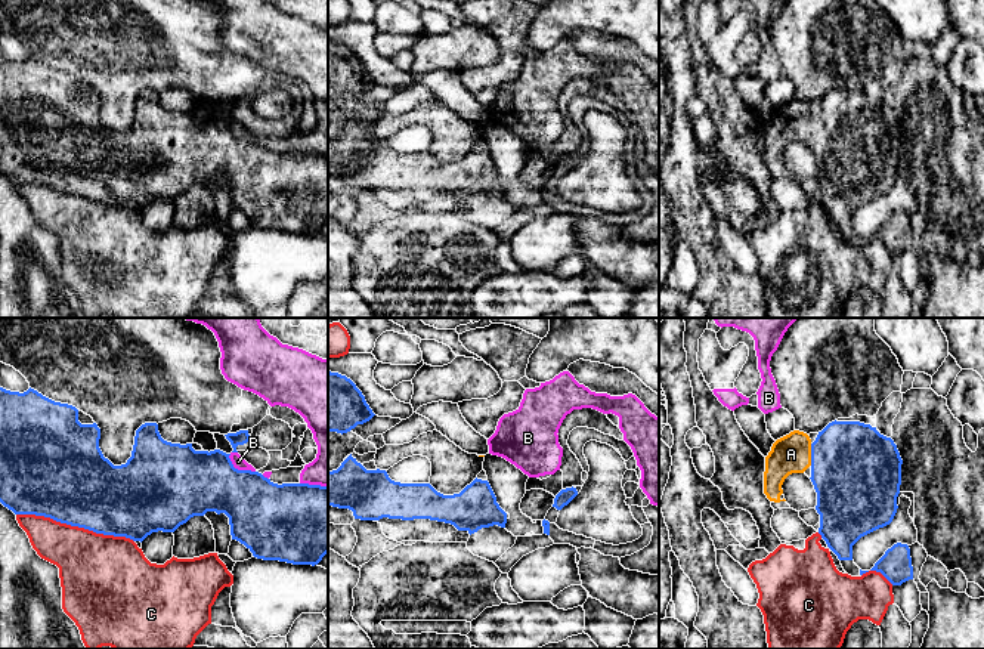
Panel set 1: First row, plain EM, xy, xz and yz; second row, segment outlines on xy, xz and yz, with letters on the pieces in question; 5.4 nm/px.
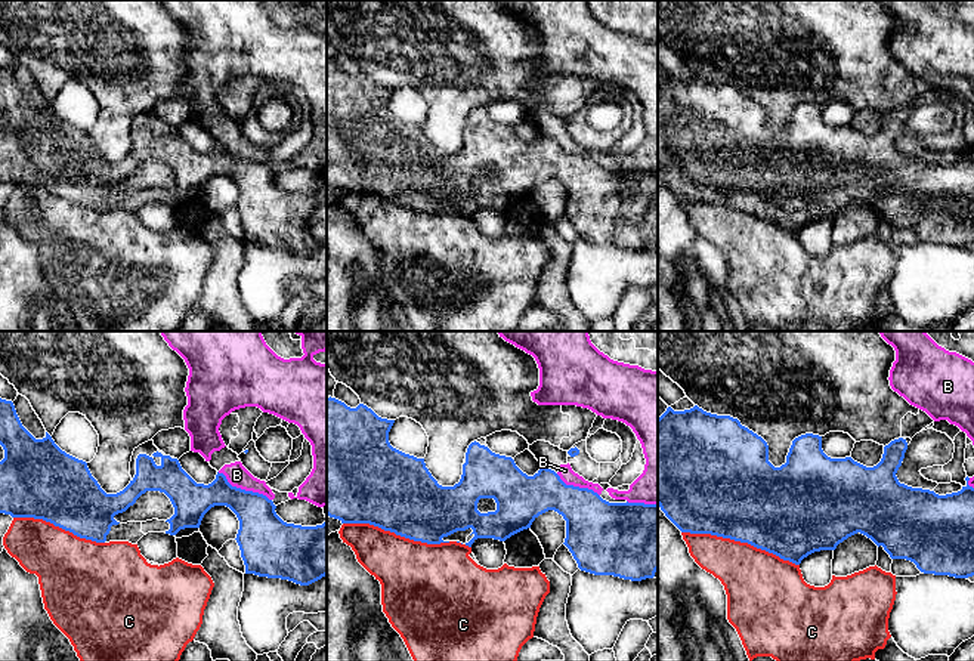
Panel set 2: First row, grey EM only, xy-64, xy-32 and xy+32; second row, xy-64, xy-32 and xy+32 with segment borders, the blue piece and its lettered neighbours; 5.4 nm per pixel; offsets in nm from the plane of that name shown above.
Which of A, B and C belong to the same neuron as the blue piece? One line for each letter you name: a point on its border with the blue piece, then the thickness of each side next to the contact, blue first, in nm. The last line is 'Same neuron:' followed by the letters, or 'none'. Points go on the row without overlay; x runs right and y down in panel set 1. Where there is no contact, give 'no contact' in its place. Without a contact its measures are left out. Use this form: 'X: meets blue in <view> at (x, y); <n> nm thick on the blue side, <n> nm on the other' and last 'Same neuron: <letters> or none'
A: meets blue in yz at (811, 123); 480 nm thick on the blue side, 200 nm on the other
Same neuron: A

